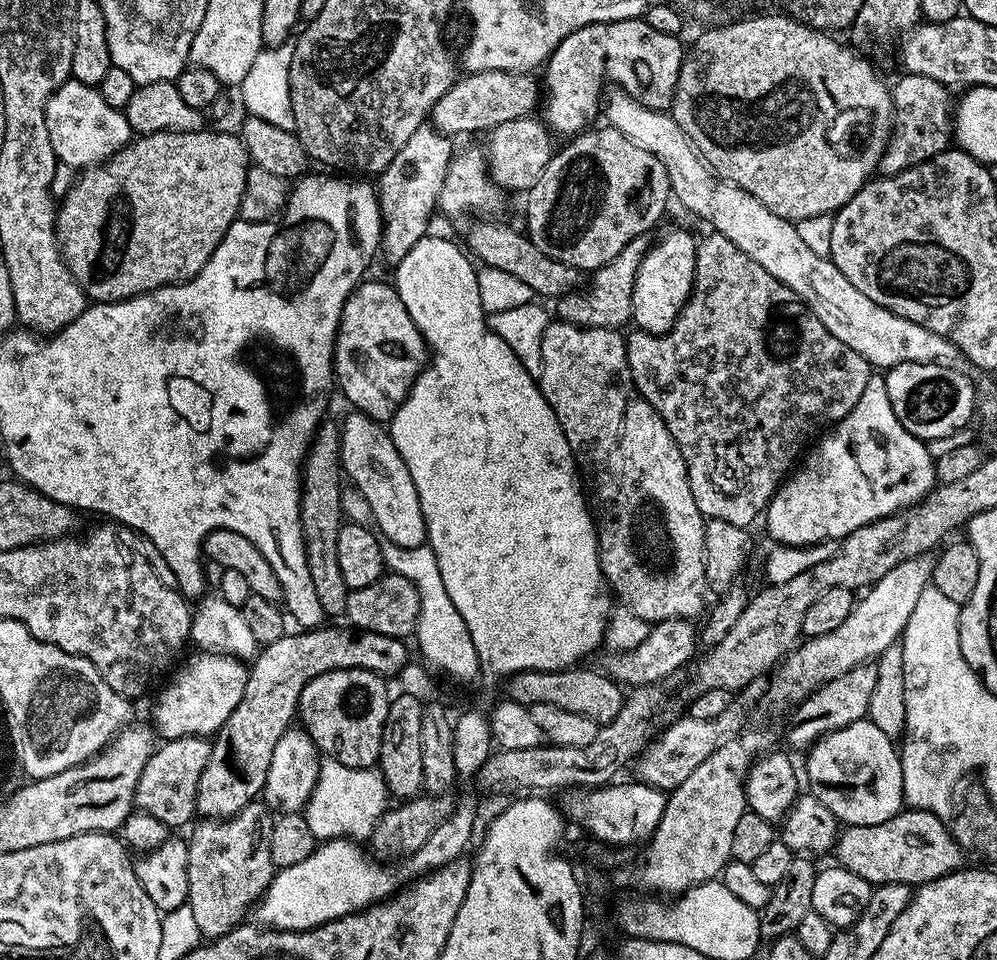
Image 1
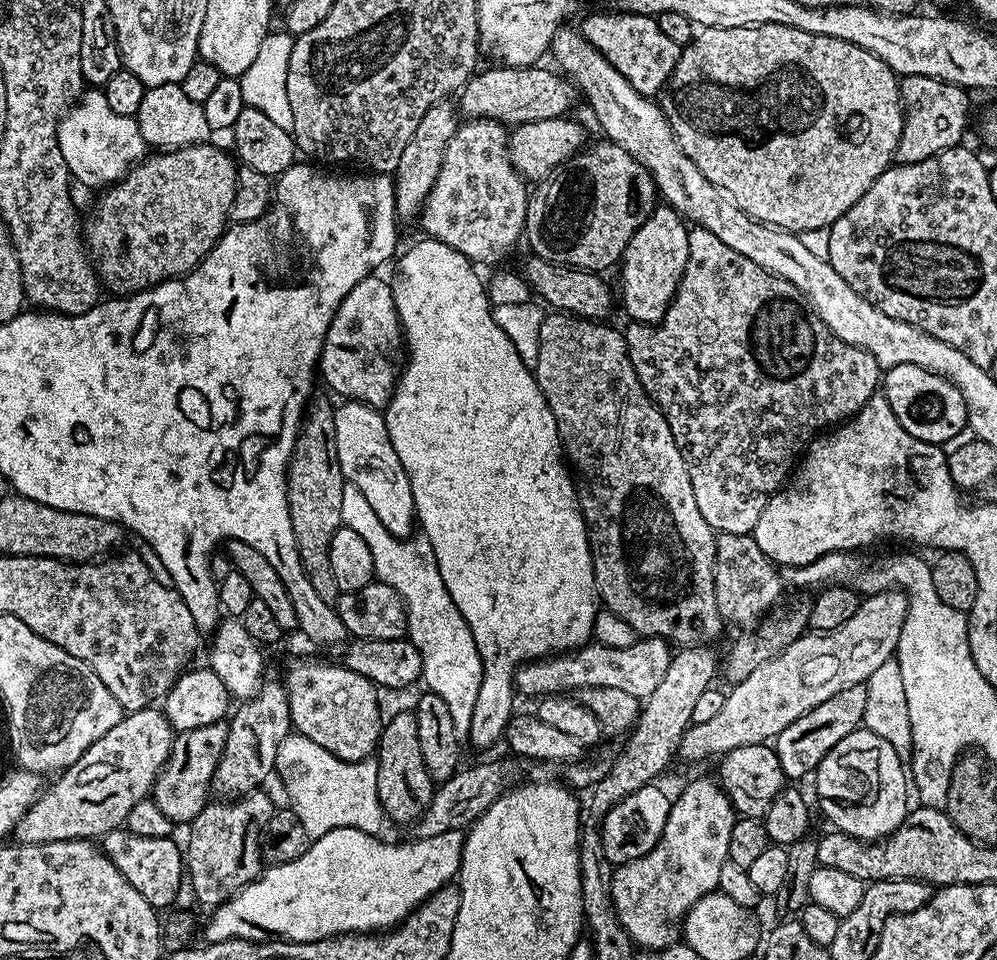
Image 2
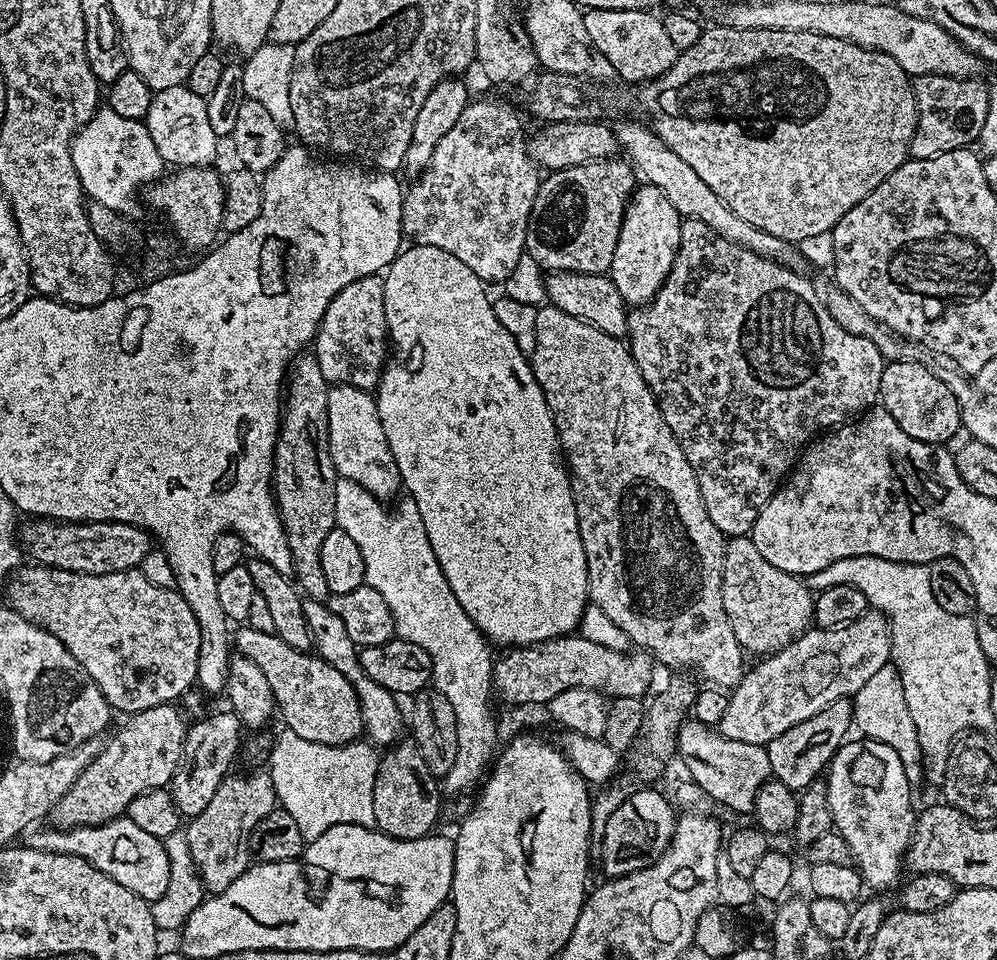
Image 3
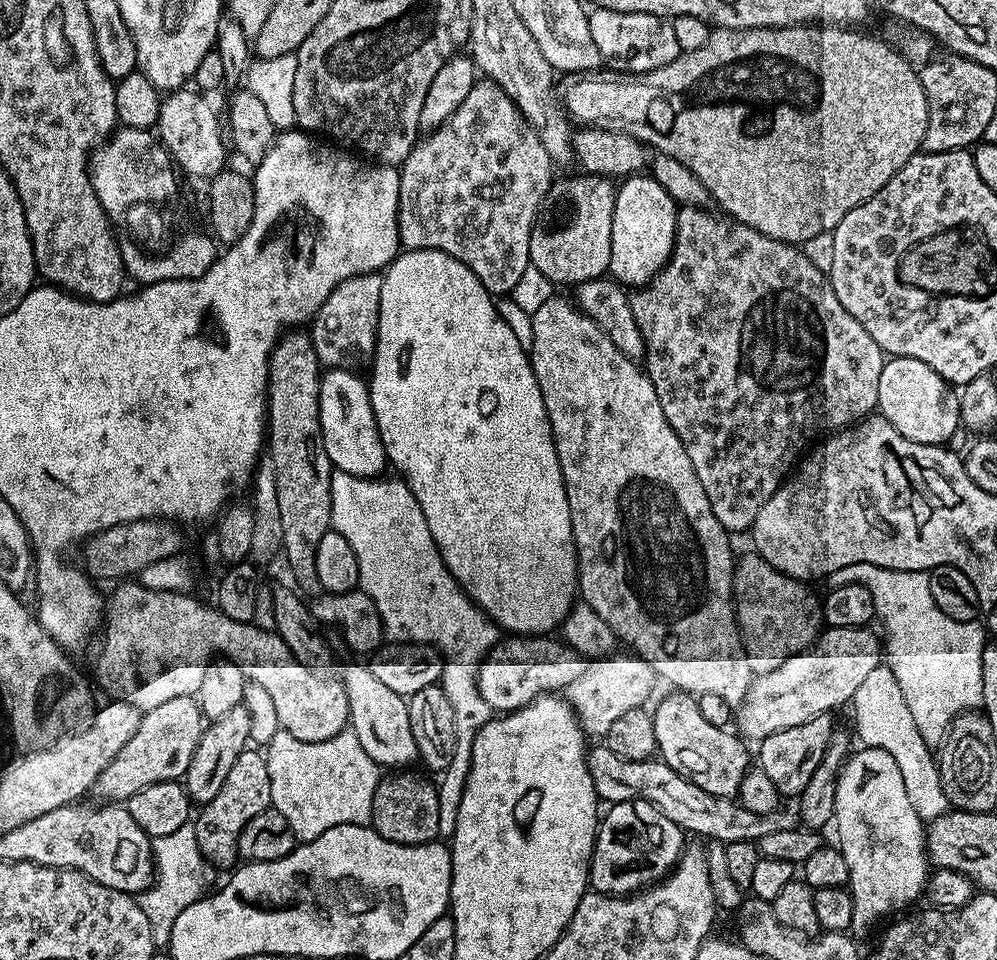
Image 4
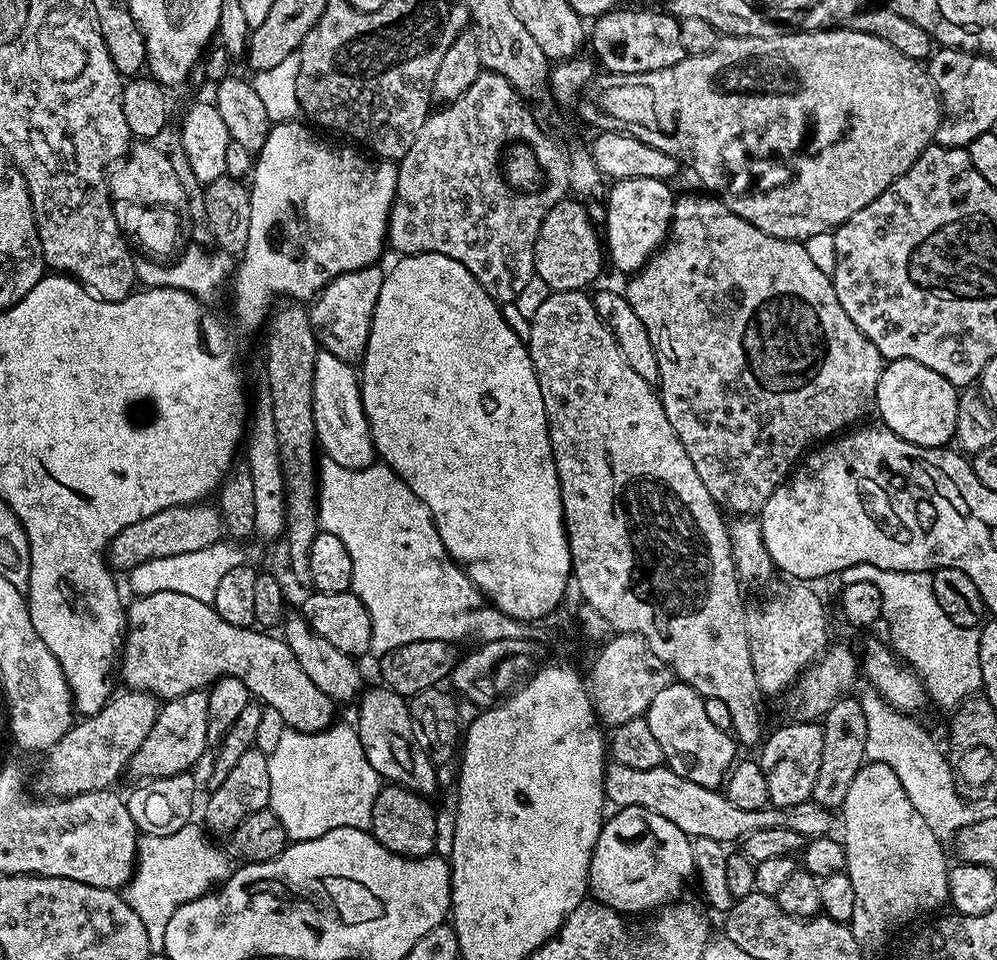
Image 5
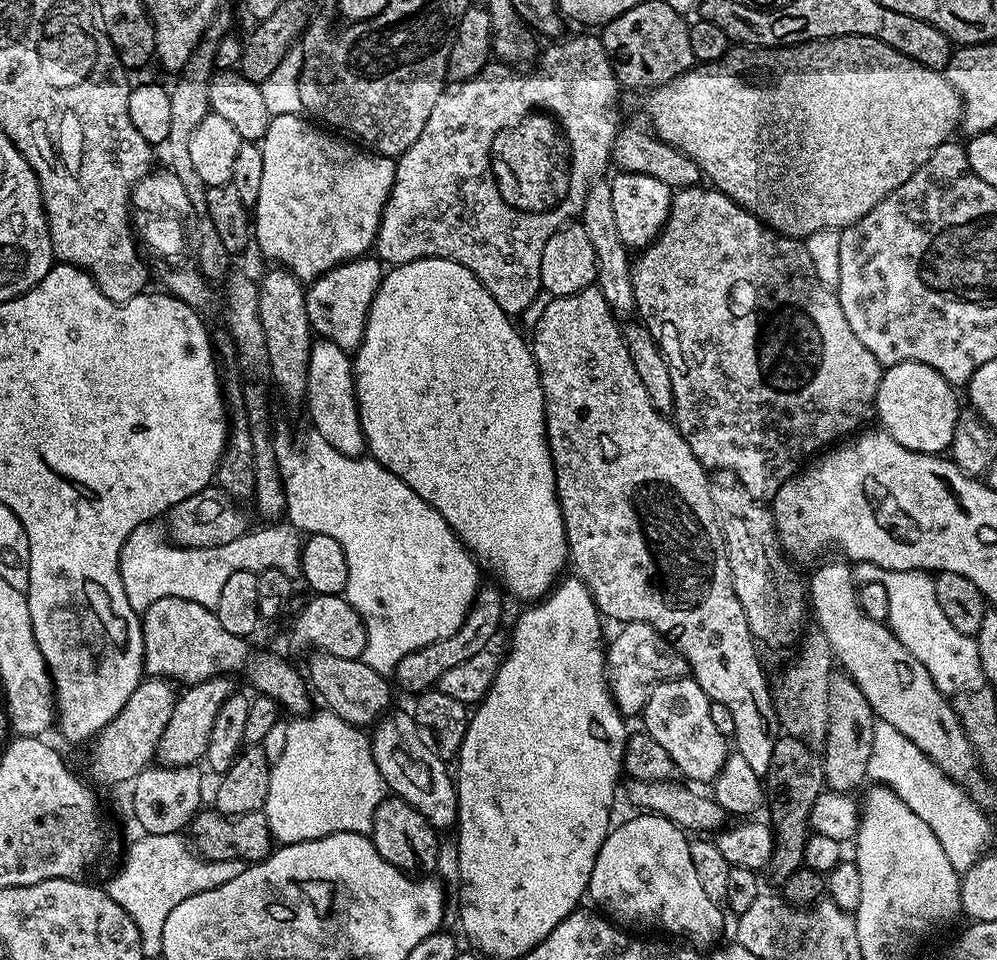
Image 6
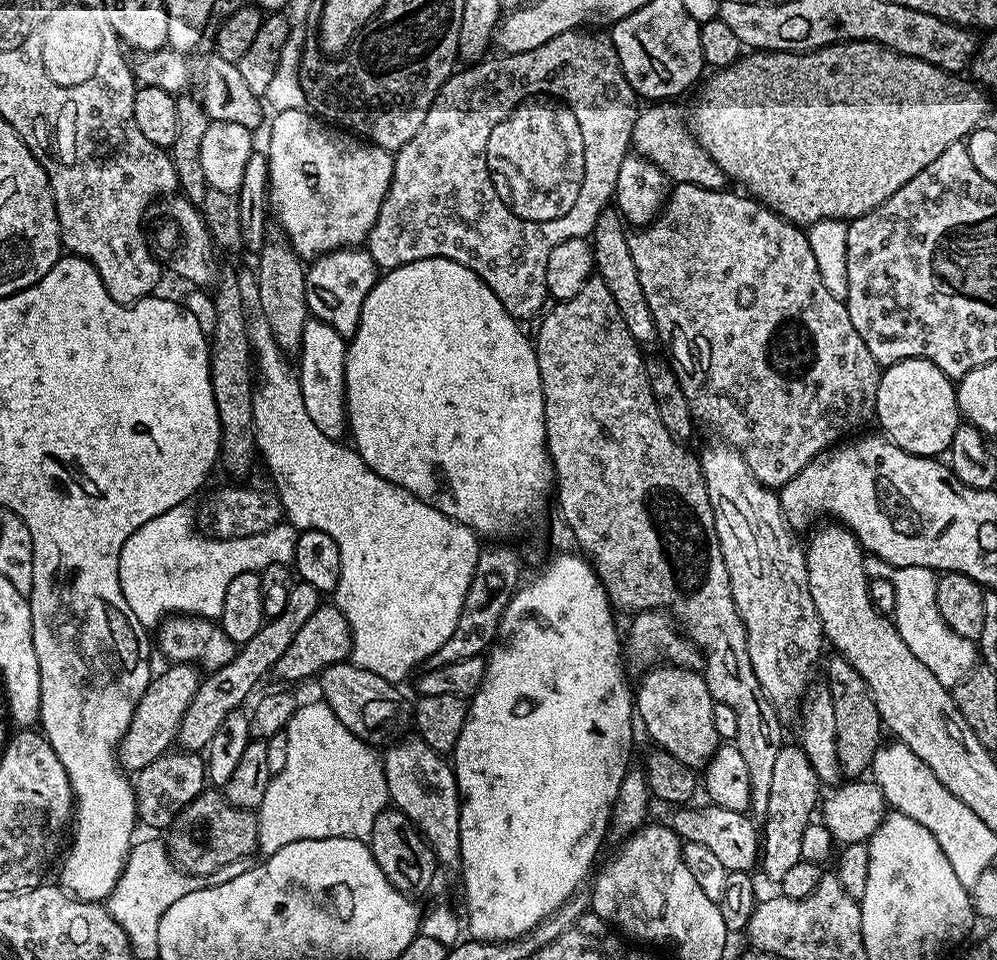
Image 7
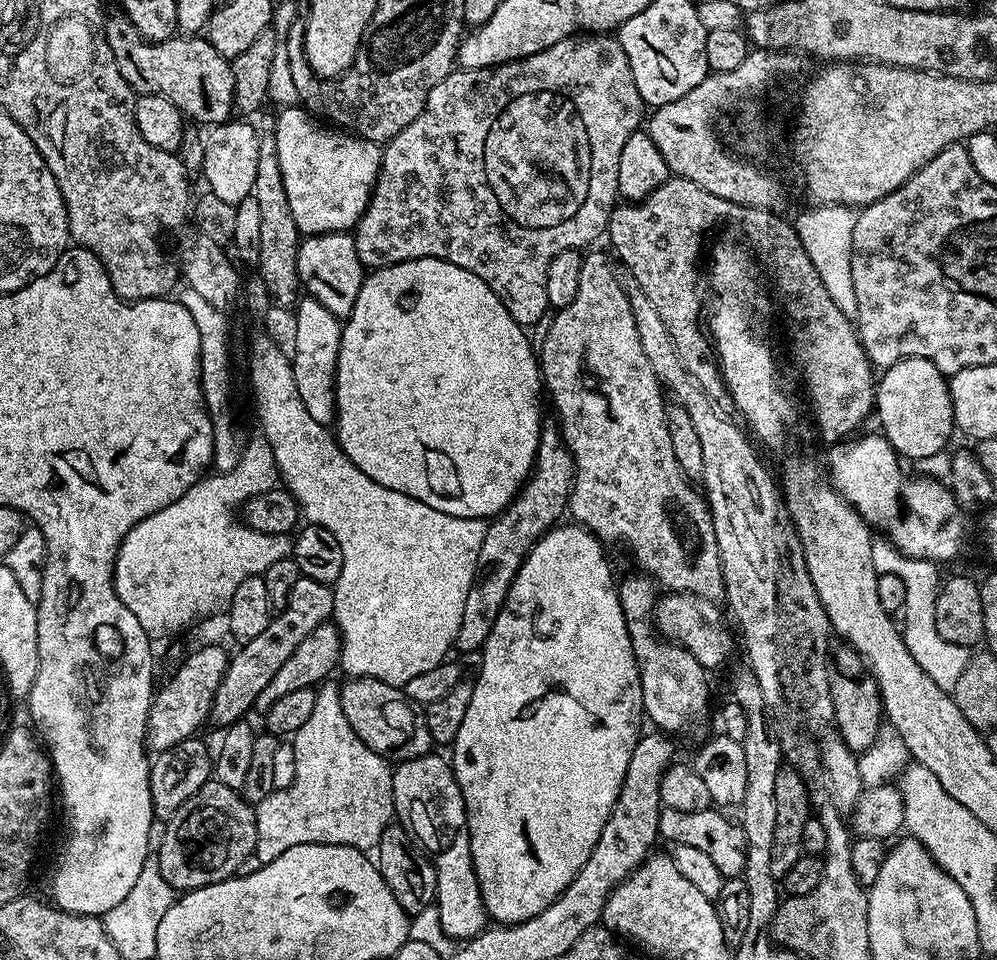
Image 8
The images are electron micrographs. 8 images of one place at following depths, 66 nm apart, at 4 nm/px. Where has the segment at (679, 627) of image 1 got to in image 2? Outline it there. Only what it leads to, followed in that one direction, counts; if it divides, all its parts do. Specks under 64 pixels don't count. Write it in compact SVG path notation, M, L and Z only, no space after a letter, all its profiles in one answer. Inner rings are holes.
M661 636L636 638L621 648L615 648L606 642L589 642L571 654L556 654L517 668L514 688L519 695L521 692L524 696L543 698L553 694L570 694L581 688L611 686L626 694L647 698L666 674L670 659L668 648L669 645Z

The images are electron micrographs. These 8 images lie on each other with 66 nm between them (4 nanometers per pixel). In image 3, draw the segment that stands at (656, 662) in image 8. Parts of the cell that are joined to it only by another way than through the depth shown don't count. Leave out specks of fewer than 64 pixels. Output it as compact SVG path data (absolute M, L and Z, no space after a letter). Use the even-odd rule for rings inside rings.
M694 718L689 719L680 727L678 756L679 759L684 759L684 764L688 767L689 774L687 775L690 777L690 780L698 785L711 801L714 799L720 804L725 804L732 812L755 813L756 796L760 789L773 779L770 754L765 745L728 740L725 736L721 736L713 731L709 725L699 724Z

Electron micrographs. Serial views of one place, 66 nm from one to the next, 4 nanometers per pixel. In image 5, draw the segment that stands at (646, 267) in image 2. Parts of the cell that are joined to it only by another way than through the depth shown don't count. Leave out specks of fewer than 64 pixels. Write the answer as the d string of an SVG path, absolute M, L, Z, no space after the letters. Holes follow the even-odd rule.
M626 178L615 181L607 189L608 209L604 212L602 236L606 241L606 252L620 272L635 274L643 268L651 256L668 238L668 228L672 224L674 203L673 185L658 178Z

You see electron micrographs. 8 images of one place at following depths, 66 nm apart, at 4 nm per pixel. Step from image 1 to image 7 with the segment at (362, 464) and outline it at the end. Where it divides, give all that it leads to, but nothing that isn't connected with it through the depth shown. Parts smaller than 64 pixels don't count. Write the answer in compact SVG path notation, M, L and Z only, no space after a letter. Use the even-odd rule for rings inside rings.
M312 318L304 327L302 334L302 346L298 353L298 375L300 377L300 389L302 390L302 402L306 406L306 414L326 434L326 438L340 440L346 432L348 423L348 407L346 406L346 390L344 389L344 354L346 351L345 337L338 334L332 326L326 326L326 322Z

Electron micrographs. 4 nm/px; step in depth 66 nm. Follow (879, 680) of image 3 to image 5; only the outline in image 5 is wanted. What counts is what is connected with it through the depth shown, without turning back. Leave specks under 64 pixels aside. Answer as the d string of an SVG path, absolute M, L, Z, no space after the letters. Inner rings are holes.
M868 690L865 696L859 697L862 714L866 714L866 750L865 757L871 762L882 762L898 774L906 798L914 805L914 810L926 818L926 822L936 829L937 833L955 833L961 828L975 824L981 819L975 803L969 802L960 795L956 788L956 775L948 763L945 749L932 741L932 736L922 728L909 713L892 708L875 690Z

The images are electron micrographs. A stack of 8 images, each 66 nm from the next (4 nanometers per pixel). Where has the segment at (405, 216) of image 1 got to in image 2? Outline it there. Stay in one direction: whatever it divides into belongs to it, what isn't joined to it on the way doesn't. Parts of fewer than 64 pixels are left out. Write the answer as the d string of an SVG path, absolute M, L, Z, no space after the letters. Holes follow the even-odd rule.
M441 102L430 106L426 114L422 114L422 122L418 122L418 130L414 130L414 138L402 150L402 158L398 158L398 166L394 173L394 183L396 185L396 215L419 217L424 203L428 200L430 190L438 178L438 170L442 166L442 158L450 138L454 138L458 127L458 112L452 108L448 102Z

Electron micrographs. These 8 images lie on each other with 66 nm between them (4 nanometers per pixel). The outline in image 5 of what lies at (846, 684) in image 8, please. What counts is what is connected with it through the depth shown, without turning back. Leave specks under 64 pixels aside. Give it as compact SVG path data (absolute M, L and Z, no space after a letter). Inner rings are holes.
M845 694L839 700L833 702L830 710L822 717L822 762L818 762L818 778L814 782L814 790L811 799L829 810L841 807L846 798L846 790L850 790L850 782L854 780L854 774L858 772L866 762L864 751L866 750L866 714L862 714L862 706L859 699L852 694Z

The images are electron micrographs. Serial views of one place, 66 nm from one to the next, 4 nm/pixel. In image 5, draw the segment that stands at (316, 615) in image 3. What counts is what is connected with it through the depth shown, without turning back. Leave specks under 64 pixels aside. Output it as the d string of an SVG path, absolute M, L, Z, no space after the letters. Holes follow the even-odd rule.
M379 687L369 692L367 689L358 700L360 709L356 712L354 727L360 736L362 750L366 750L366 758L370 758L370 766L374 766L381 781L399 784L425 798L431 797L431 792L436 788L438 768L417 737L416 728L412 724L411 707L406 706L405 697L399 696L391 688Z

